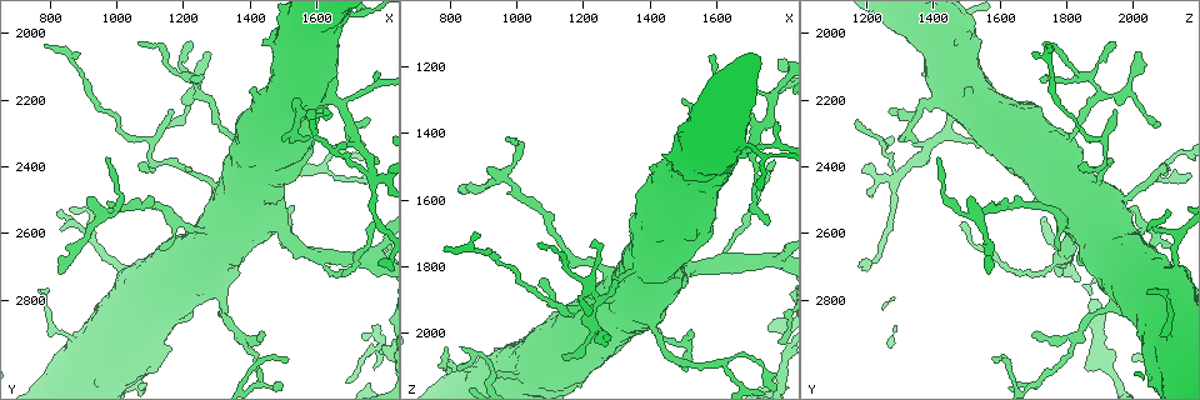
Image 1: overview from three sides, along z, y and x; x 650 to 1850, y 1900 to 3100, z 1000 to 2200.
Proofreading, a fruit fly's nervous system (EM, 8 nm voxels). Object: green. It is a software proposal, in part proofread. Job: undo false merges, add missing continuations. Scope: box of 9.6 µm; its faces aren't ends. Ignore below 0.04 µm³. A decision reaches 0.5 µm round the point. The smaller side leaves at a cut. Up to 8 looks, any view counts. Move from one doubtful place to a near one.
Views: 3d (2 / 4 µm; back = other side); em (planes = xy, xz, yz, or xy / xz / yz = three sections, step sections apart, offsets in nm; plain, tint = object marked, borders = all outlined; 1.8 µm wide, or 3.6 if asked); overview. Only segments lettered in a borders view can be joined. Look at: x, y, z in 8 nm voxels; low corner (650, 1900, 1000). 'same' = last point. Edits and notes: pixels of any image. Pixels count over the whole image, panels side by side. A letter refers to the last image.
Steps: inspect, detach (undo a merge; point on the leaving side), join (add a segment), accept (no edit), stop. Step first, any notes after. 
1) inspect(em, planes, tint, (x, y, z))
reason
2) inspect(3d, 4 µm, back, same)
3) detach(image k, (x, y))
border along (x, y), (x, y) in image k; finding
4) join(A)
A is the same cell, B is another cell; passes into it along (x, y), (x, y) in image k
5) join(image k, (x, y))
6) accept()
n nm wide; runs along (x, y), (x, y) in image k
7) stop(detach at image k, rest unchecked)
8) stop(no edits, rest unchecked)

inspect(3d, 4 µm, back, (1300, 2470, 1880))
calibre changes

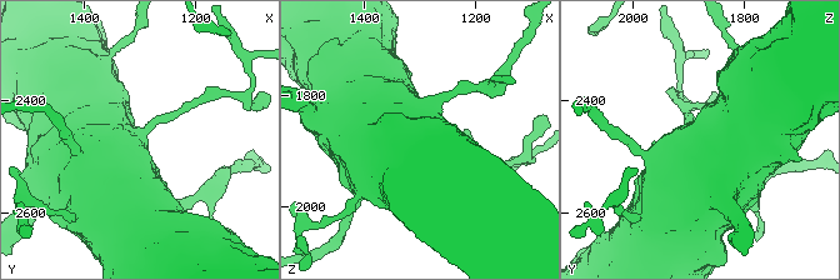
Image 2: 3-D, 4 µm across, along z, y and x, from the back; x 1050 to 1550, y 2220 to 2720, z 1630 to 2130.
inspect(em, 3.6 µm, xz, step 16, borders, same)
shape alone is not enough

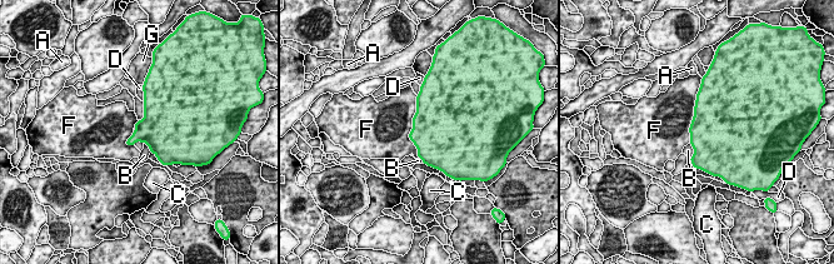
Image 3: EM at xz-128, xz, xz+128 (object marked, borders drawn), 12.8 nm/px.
accept()
F touches over 800 nm; A, B, C, D, F and G are other cells; all the same neuron

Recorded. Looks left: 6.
inspect(3d, 4 µm, (1040, 2740, 2110))
sudden change in width

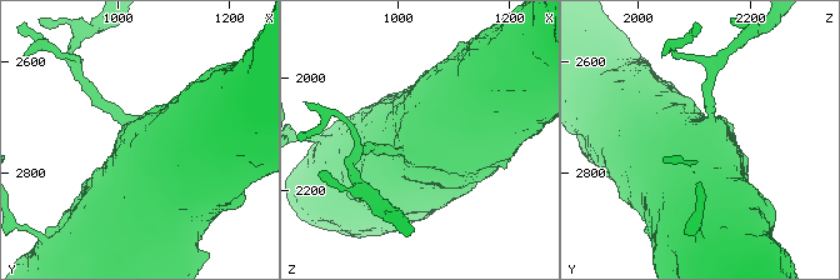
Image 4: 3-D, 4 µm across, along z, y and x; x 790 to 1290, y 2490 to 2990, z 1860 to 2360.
inspect(em, 3.6 µm, planes, tint, (1040, 2740, 2120))
need the tissue

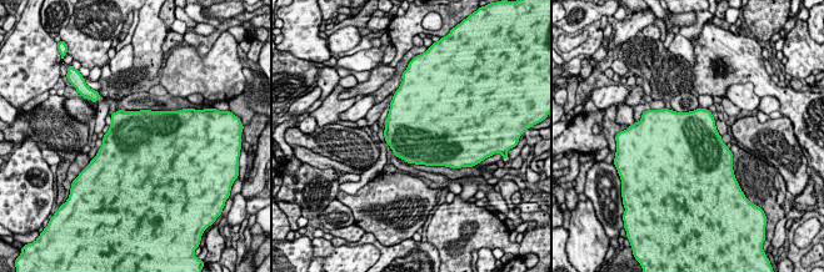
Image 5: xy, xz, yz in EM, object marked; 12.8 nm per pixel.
inspect(em, 3.6 µm, planes, borders, same)

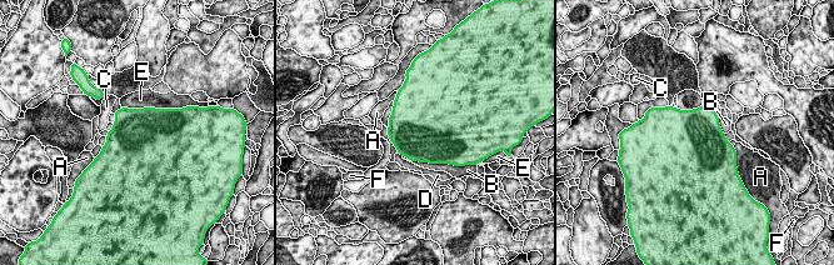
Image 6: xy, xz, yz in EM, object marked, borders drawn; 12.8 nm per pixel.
accept()
850 nm wide; A, B, C, D, E and F are other cells; border along (121, 106), (170, 109) in image 6; continuous, no second neuron

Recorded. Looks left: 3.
inspect(3d, 4 µm, (840, 2720, 1560))
branch stops here

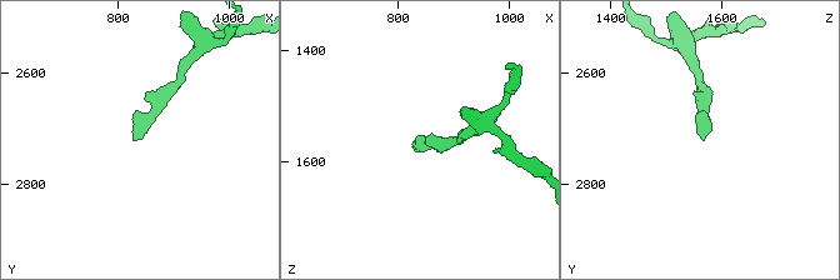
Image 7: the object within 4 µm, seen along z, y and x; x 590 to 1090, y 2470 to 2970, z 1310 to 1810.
inspect(em, planes, borders, (830, 2715, 1565))
need the tissue

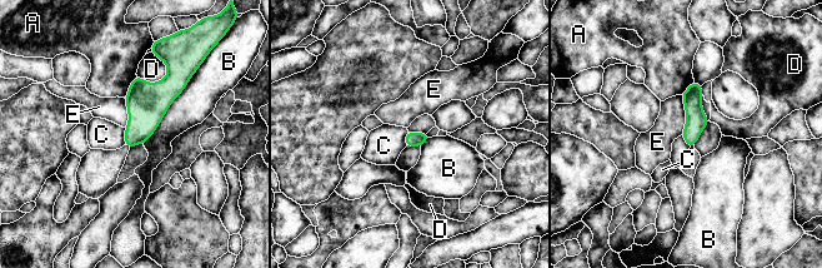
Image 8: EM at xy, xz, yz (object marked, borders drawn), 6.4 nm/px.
accept()
100 nm wide; A, B, C, D and E are other cells; runs along (695, 85), (691, 143) in image 8; none of them fits

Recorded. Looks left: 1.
stop(no edits, rest unchecked)

